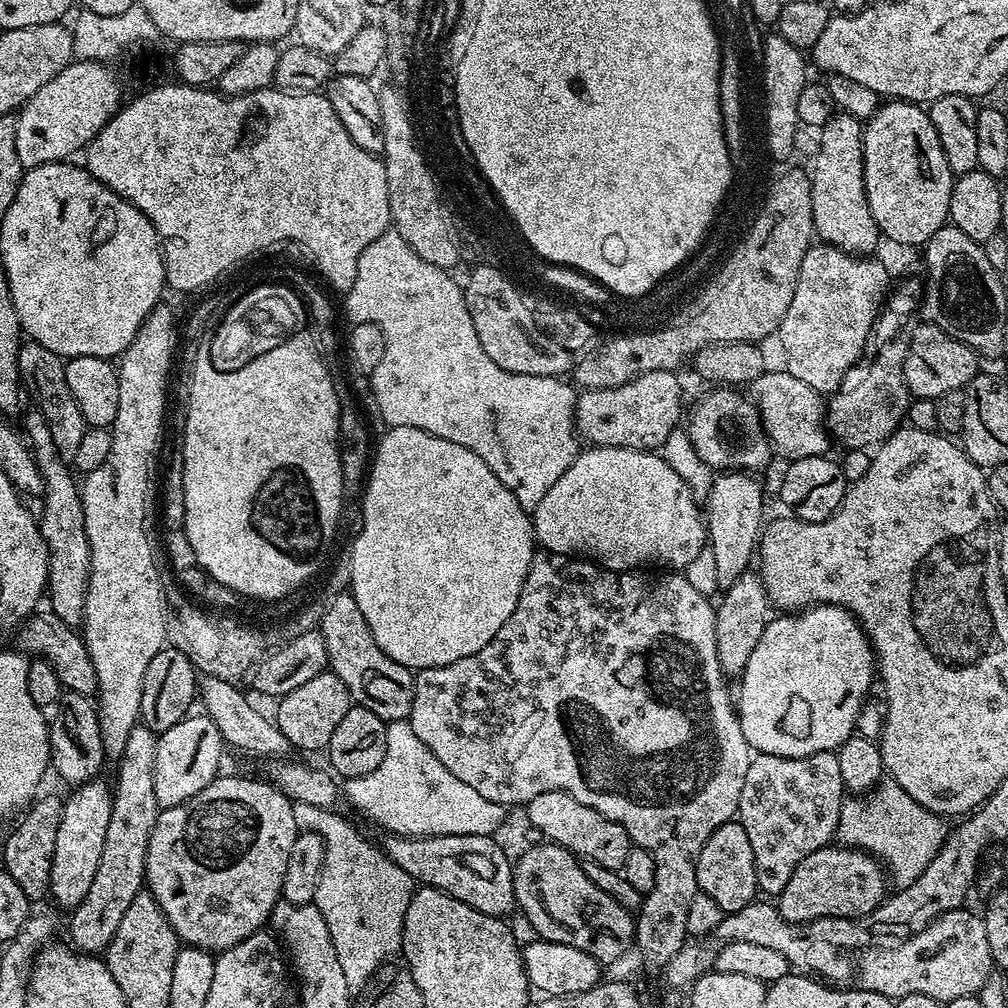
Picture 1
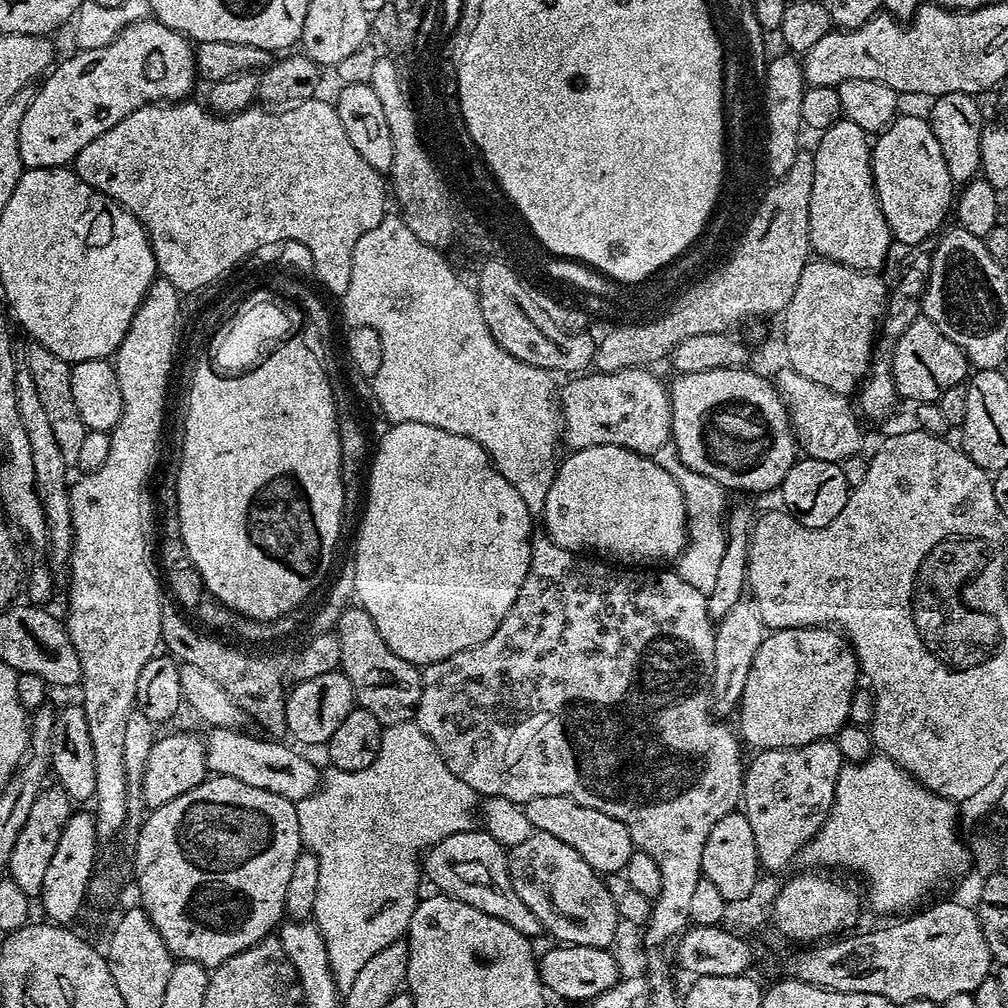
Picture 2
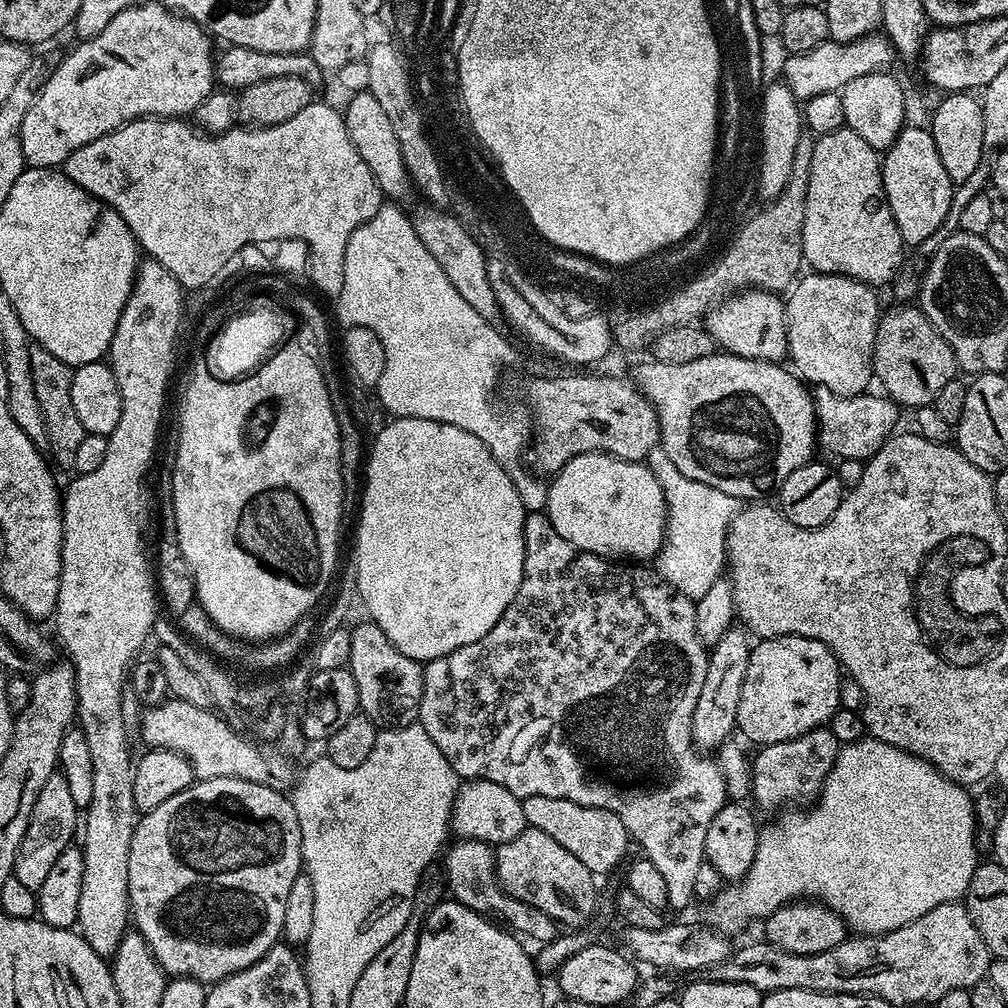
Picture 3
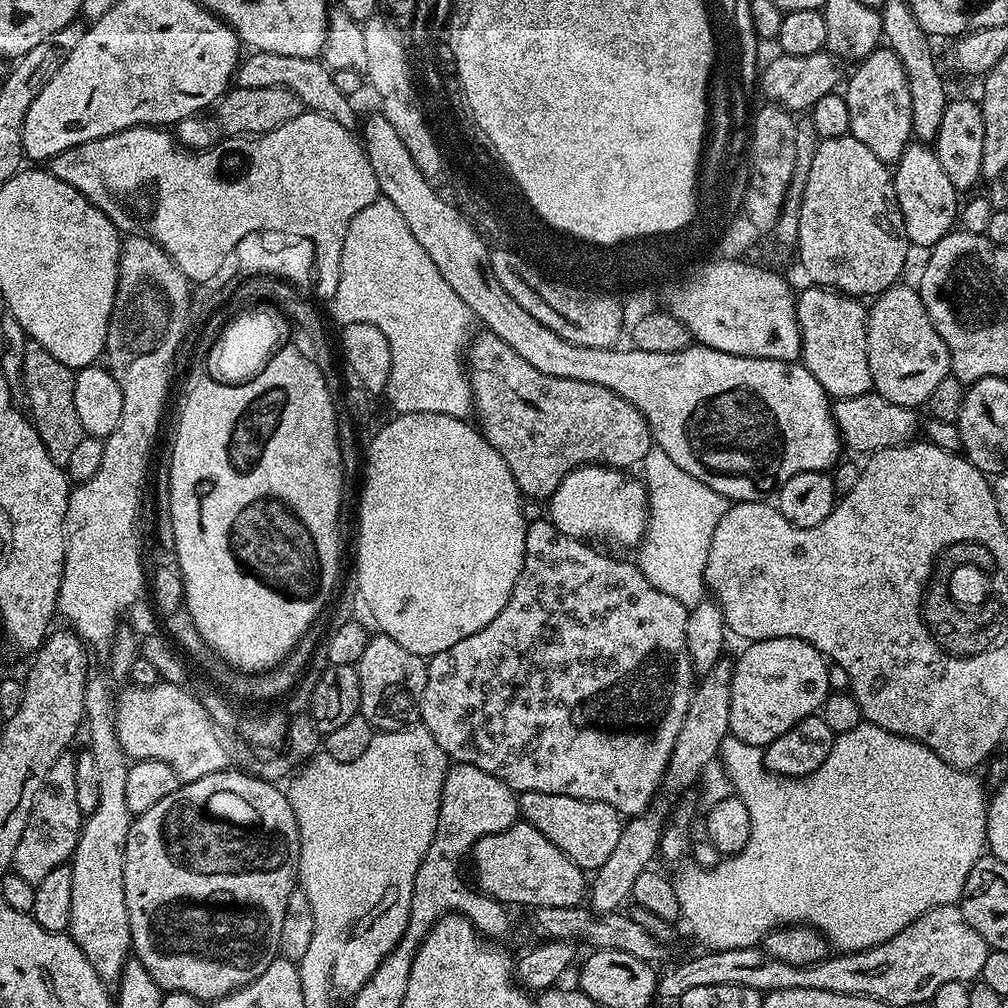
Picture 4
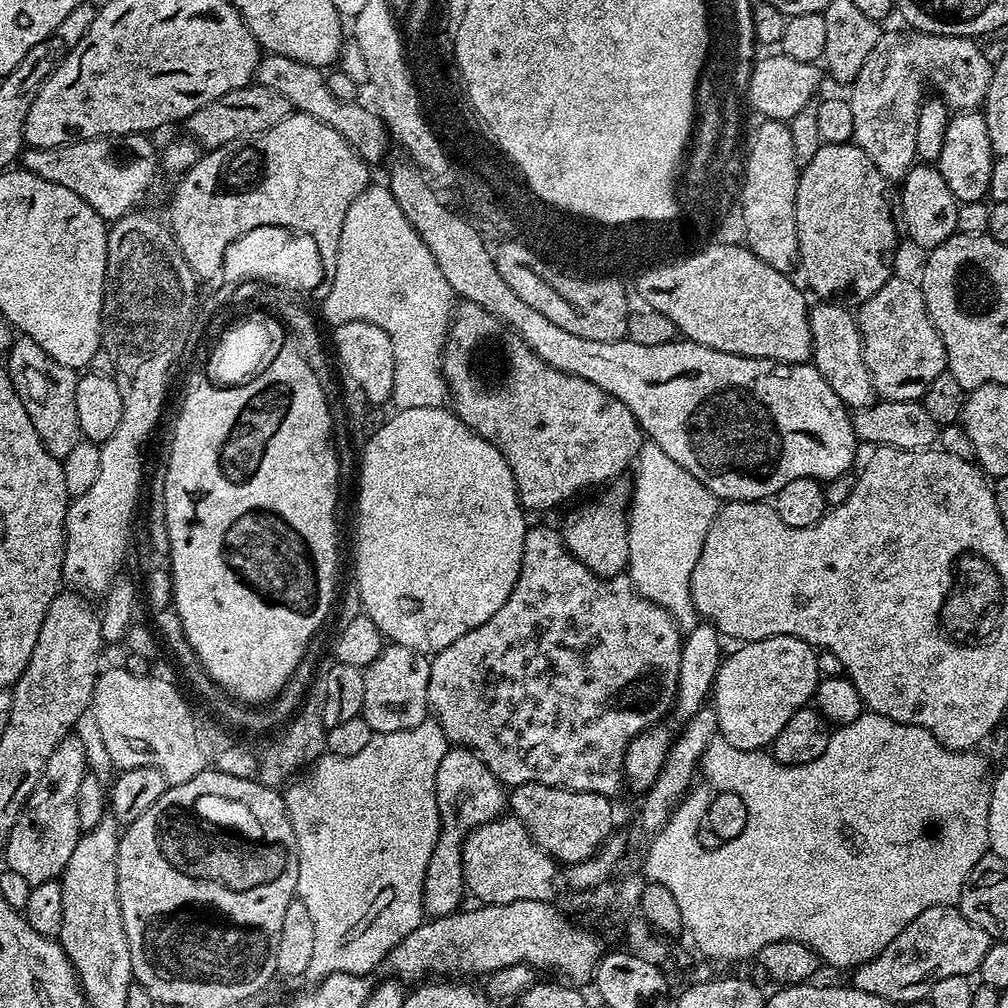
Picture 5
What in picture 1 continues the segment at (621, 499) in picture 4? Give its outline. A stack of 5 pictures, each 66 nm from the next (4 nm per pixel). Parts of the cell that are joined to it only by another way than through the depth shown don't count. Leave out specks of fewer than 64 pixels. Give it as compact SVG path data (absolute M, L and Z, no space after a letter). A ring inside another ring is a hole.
M588 446L585 449L585 452L583 449L577 455L574 463L566 470L566 474L562 474L562 478L558 478L558 482L550 486L542 502L538 502L538 506L530 513L535 543L545 552L591 560L592 563L600 565L601 568L609 568L612 572L687 569L688 564L706 548L706 520L702 515L701 505L700 508L696 505L699 503L697 497L692 495L690 486L686 486L686 482L682 482L682 478L678 478L678 474L674 474L674 470L670 470L670 466L666 466L664 459L655 451L643 448L602 448L599 446Z

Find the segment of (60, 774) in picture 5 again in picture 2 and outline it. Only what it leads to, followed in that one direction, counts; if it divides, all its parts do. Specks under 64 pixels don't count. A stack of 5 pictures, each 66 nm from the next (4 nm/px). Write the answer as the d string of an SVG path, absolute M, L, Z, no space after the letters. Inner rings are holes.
M45 786L41 788L38 798L34 798L34 806L30 806L26 826L22 826L22 831L14 841L7 875L7 879L14 881L29 898L39 897L50 858L54 858L58 838L62 838L62 830L66 830L66 822L72 817L73 811L73 800L66 794L66 790L58 786Z

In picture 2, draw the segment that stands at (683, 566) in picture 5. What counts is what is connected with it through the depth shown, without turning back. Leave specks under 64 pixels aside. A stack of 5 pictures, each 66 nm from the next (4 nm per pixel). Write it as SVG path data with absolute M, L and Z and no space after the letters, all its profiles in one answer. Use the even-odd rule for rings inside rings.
M665 446L657 450L655 462L674 478L678 490L684 499L684 515L688 525L688 542L684 545L678 561L678 571L681 578L690 582L694 590L707 594L714 590L714 582L718 575L718 565L722 562L724 553L724 537L726 523L726 509L729 507L729 493L714 478L706 478L706 474L698 474L698 470L690 470L680 461L675 447ZM728 504L728 505L727 505ZM725 507L725 508L724 508Z

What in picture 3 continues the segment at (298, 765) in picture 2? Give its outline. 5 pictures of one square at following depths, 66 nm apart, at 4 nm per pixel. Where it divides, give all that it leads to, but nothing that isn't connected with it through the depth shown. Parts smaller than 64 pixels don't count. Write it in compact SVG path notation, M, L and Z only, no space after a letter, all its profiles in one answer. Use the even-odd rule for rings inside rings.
M175 698L157 702L141 715L138 736L148 743L149 749L165 748L191 760L192 775L196 780L242 778L287 793L298 779L298 768L292 765L295 763L289 757L279 750L265 750L247 735L236 731L211 707L199 708Z

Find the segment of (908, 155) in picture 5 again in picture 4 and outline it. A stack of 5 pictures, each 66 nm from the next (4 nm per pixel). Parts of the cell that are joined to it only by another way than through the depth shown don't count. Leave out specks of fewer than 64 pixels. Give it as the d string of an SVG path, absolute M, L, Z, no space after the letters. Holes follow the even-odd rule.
M887 46L875 48L866 59L855 65L856 73L848 80L848 89L843 89L842 95L850 110L850 126L848 131L858 142L870 146L874 154L886 165L895 165L905 148L913 139L912 115L910 114L910 86L906 78L906 70L898 54Z

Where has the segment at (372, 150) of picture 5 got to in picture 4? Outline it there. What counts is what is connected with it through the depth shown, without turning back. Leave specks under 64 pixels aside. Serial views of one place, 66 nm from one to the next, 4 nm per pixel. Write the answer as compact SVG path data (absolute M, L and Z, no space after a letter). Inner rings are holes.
M253 51L245 55L236 66L236 75L234 77L235 87L254 90L255 88L285 88L294 94L303 102L305 109L310 112L321 112L330 118L334 118L336 124L349 130L357 127L358 116L351 108L349 101L334 86L332 72L325 67L323 59L320 58L294 58L294 54L270 54L269 52Z

